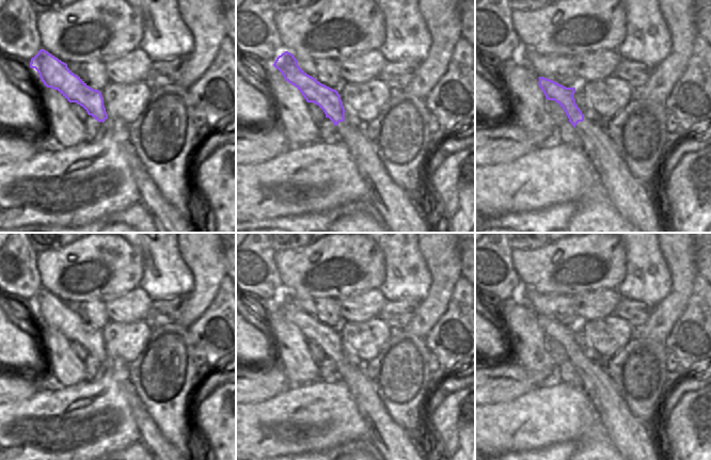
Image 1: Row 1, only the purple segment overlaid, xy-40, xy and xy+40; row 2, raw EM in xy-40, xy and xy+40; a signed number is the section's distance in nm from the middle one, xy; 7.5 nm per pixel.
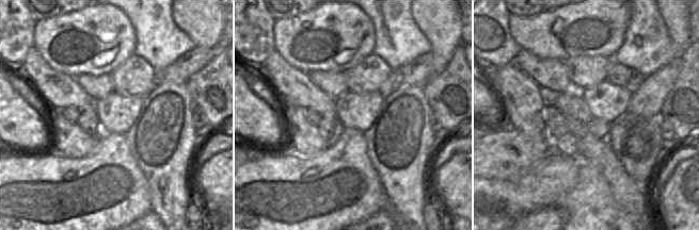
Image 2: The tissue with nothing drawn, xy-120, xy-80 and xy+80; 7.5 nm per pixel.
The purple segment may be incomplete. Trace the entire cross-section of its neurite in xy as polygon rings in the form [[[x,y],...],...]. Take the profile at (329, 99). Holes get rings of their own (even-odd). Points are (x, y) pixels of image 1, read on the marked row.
[[[285,51],[279,55],[273,64],[284,76],[285,80],[295,85],[304,96],[307,102],[318,105],[329,117],[347,146],[365,185],[366,199],[377,208],[383,219],[383,225],[390,233],[431,233],[430,225],[417,202],[412,199],[400,186],[395,184],[388,174],[383,163],[377,155],[377,150],[364,131],[364,125],[358,118],[349,117],[341,95],[320,83],[314,77],[307,75],[299,65],[293,53]]]

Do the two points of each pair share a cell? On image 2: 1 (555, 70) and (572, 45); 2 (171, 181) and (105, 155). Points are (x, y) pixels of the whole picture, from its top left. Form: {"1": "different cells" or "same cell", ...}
{"1": "different cells", "2": "different cells"}

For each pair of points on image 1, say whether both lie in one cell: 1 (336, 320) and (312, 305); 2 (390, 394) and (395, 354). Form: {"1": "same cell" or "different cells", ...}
{"1": "same cell", "2": "same cell"}

